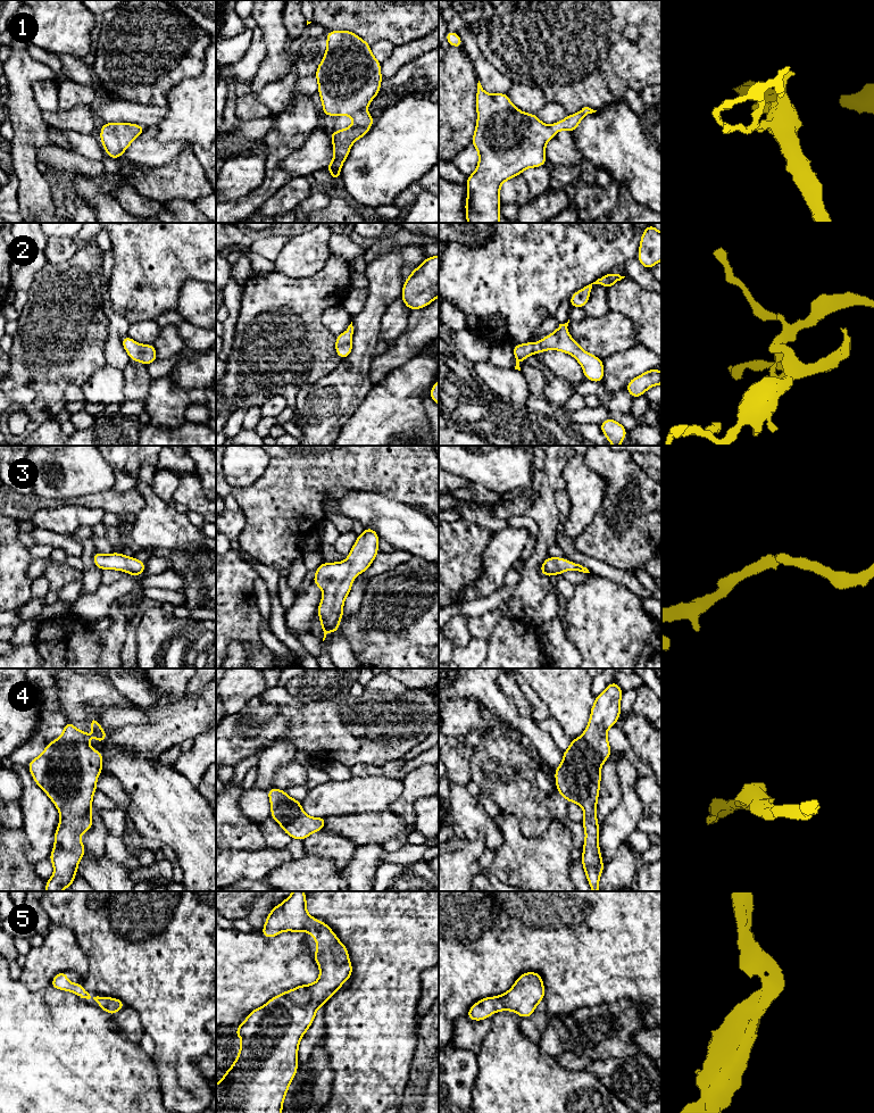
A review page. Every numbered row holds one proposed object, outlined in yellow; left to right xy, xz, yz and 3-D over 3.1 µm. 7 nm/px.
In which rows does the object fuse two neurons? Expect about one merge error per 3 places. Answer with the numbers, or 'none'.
none

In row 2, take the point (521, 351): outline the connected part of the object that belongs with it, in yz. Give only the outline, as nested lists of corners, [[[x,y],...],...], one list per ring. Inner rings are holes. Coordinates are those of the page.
[[[569,319],[565,324],[559,324],[556,331],[542,338],[536,343],[527,341],[523,344],[513,346],[513,352],[516,358],[515,369],[521,371],[519,363],[524,362],[526,357],[553,349],[572,355],[582,366],[586,380],[601,383],[604,380],[604,362],[597,356],[583,350],[571,338],[567,331],[568,323]]]

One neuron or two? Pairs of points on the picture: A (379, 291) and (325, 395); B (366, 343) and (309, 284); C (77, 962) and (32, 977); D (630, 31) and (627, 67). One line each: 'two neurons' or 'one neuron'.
A: one neuron
B: two neurons
C: one neuron
D: two neurons

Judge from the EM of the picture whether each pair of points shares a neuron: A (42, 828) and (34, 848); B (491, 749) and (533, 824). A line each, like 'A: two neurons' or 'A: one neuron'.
A: one neuron
B: one neuron

